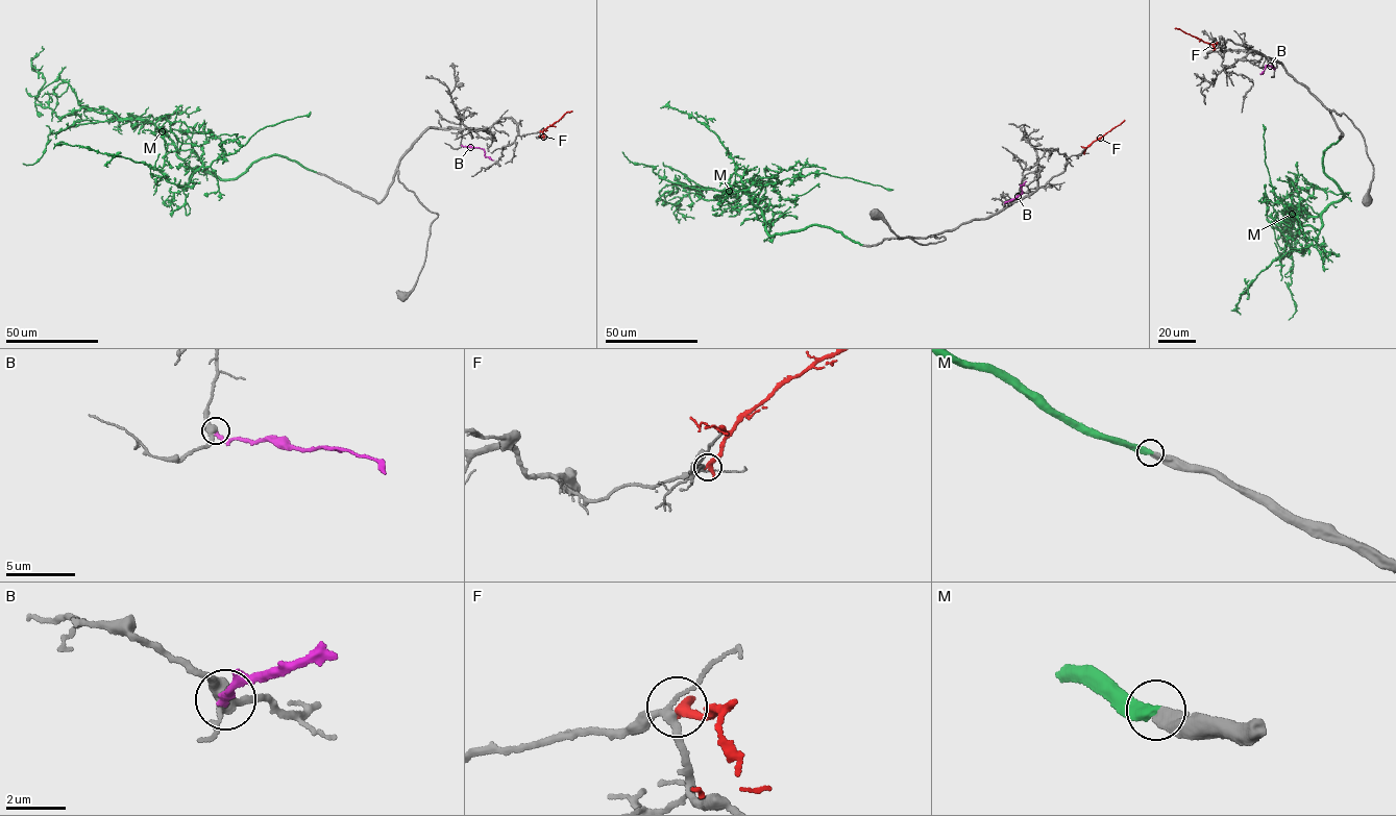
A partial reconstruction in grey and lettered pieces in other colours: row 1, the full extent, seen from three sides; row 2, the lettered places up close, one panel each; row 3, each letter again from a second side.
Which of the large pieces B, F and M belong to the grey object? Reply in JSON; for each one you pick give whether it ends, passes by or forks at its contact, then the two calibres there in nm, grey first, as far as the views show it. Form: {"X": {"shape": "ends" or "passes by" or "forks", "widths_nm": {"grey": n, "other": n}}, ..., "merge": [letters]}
{"M": {"shape": "ends", "widths_nm": {"grey": 400, "other": 400}}, "merge": ["M"]}

